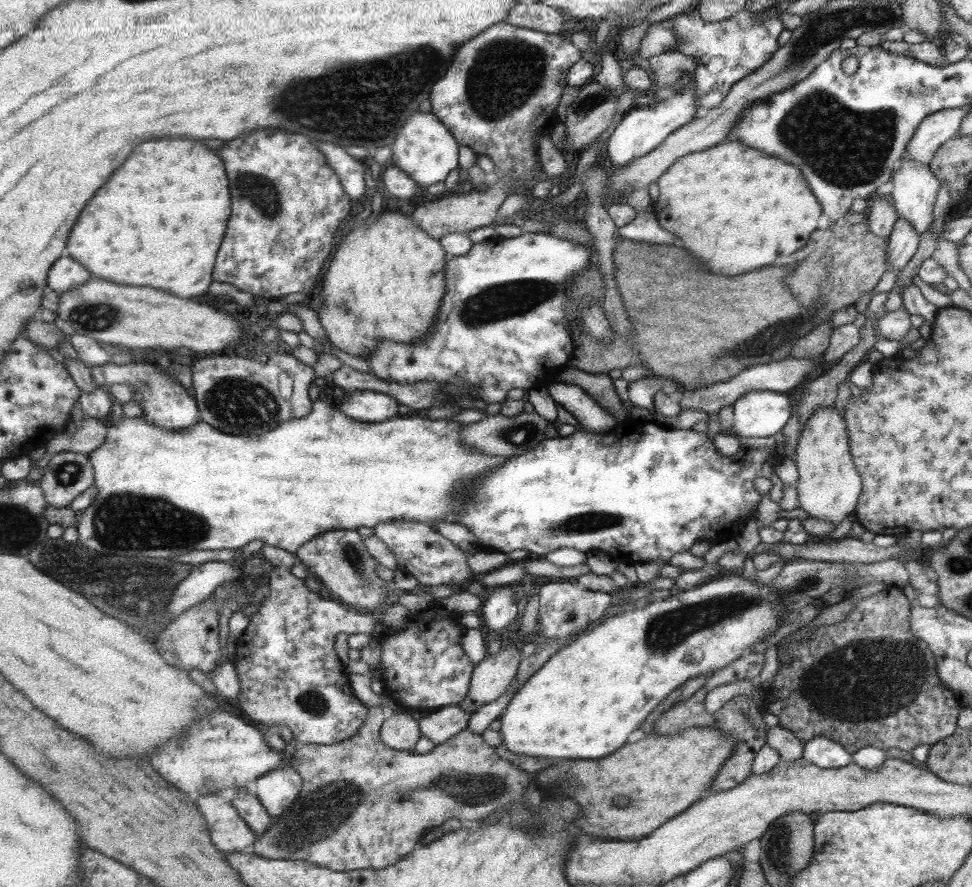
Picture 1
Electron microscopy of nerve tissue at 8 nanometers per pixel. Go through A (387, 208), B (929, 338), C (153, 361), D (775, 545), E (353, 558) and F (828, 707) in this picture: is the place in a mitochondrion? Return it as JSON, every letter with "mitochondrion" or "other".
{"A":"other","B":"other","C":"other","D":"other","E":"mitochondrion","F":"other"}

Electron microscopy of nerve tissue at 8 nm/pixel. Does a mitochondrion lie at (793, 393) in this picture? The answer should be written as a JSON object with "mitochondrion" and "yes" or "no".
{"mitochondrion":"no"}

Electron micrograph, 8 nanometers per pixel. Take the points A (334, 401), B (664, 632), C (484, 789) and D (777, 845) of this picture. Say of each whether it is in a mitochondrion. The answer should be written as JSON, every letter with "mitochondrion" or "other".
{"A":"other","B":"mitochondrion","C":"mitochondrion","D":"mitochondrion"}

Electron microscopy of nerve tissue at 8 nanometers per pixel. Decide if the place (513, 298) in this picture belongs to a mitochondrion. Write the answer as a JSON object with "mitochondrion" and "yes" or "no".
{"mitochondrion":"yes"}

